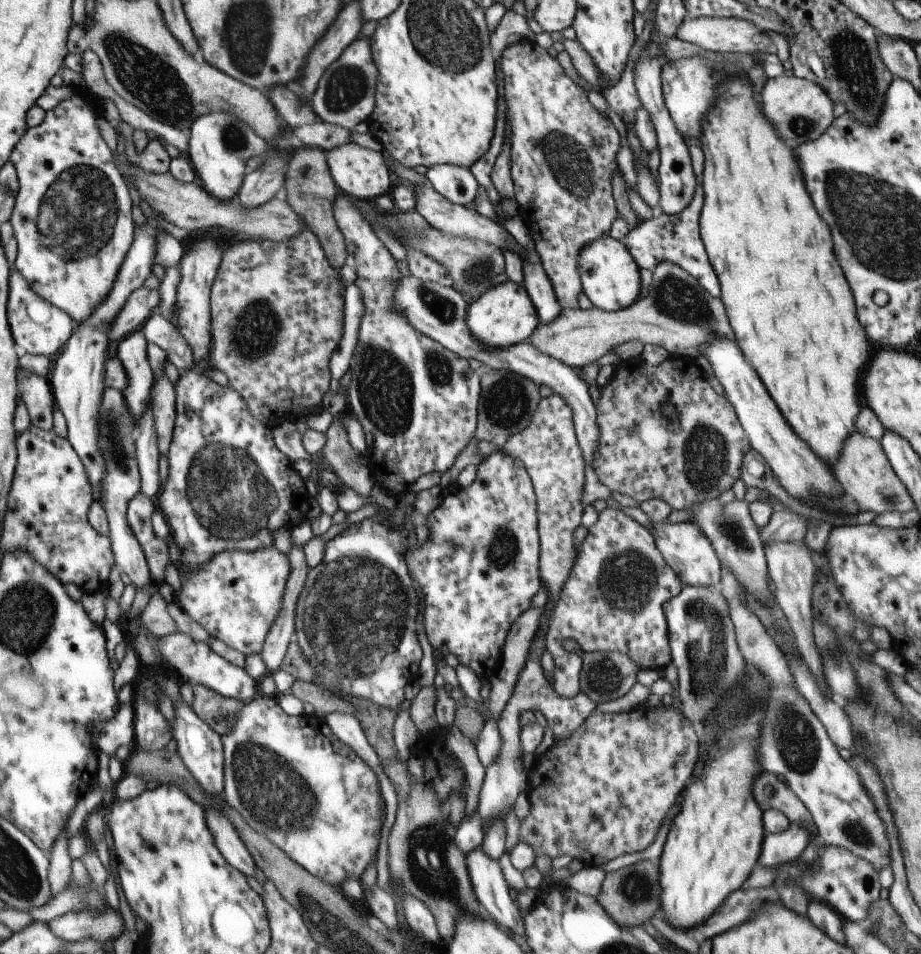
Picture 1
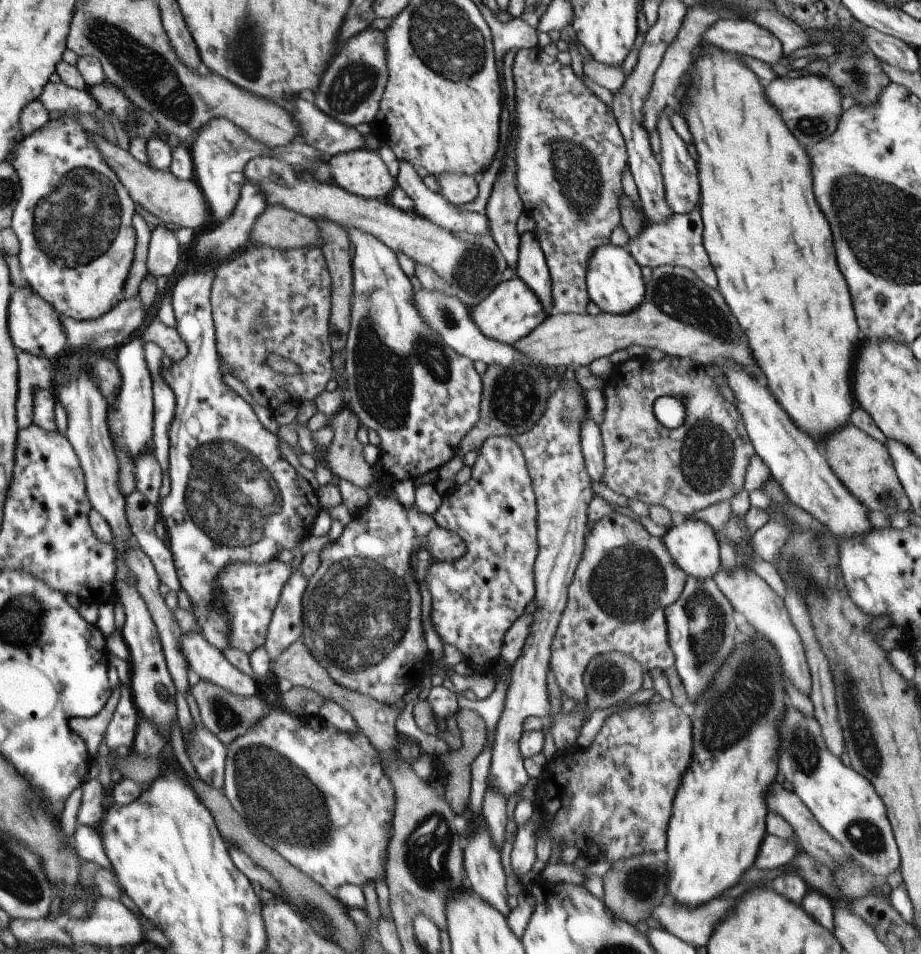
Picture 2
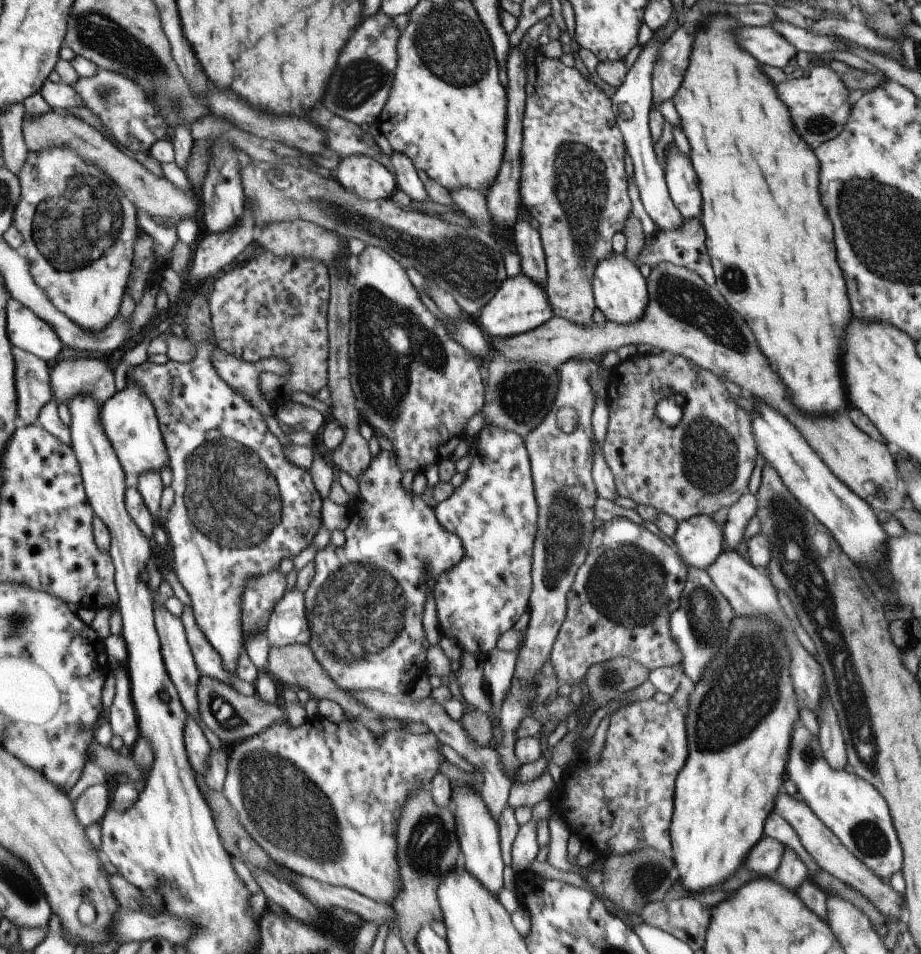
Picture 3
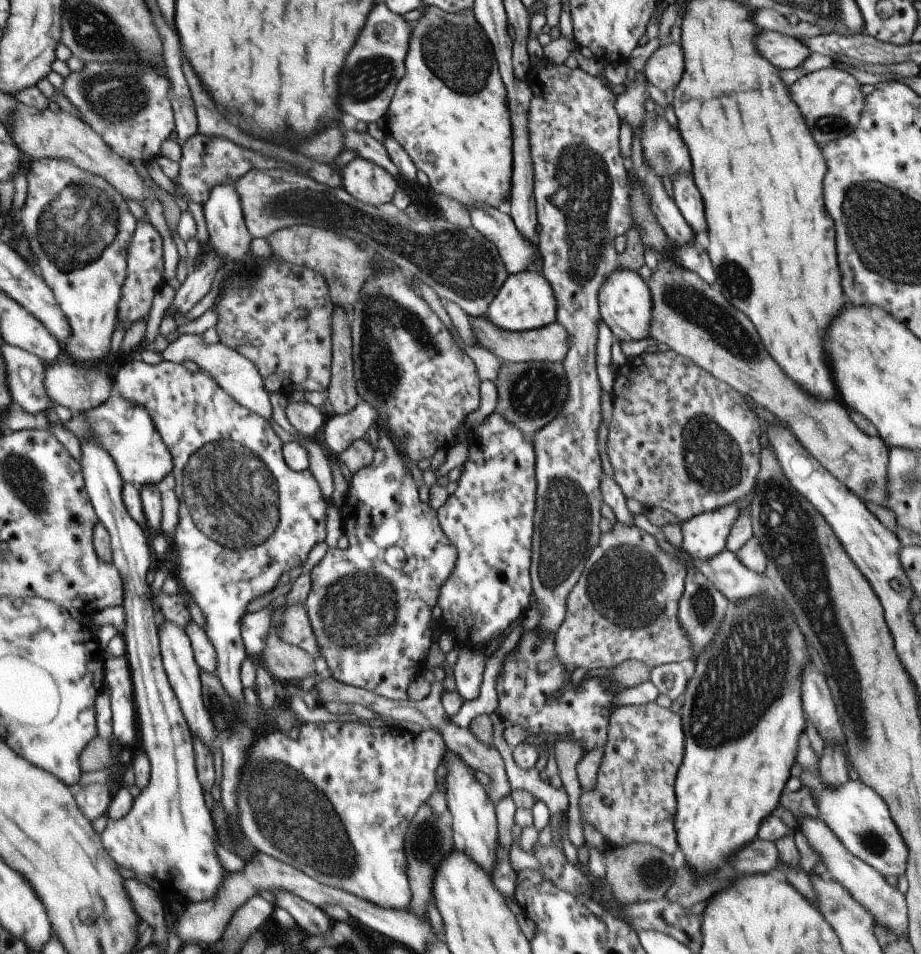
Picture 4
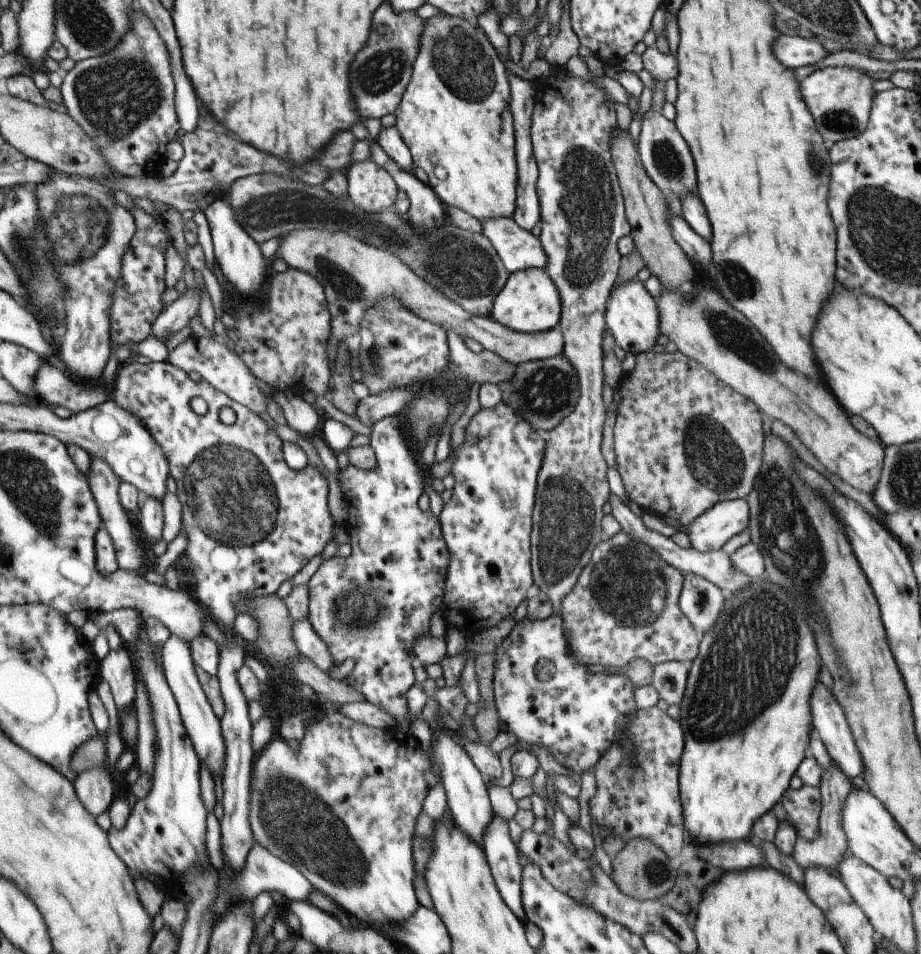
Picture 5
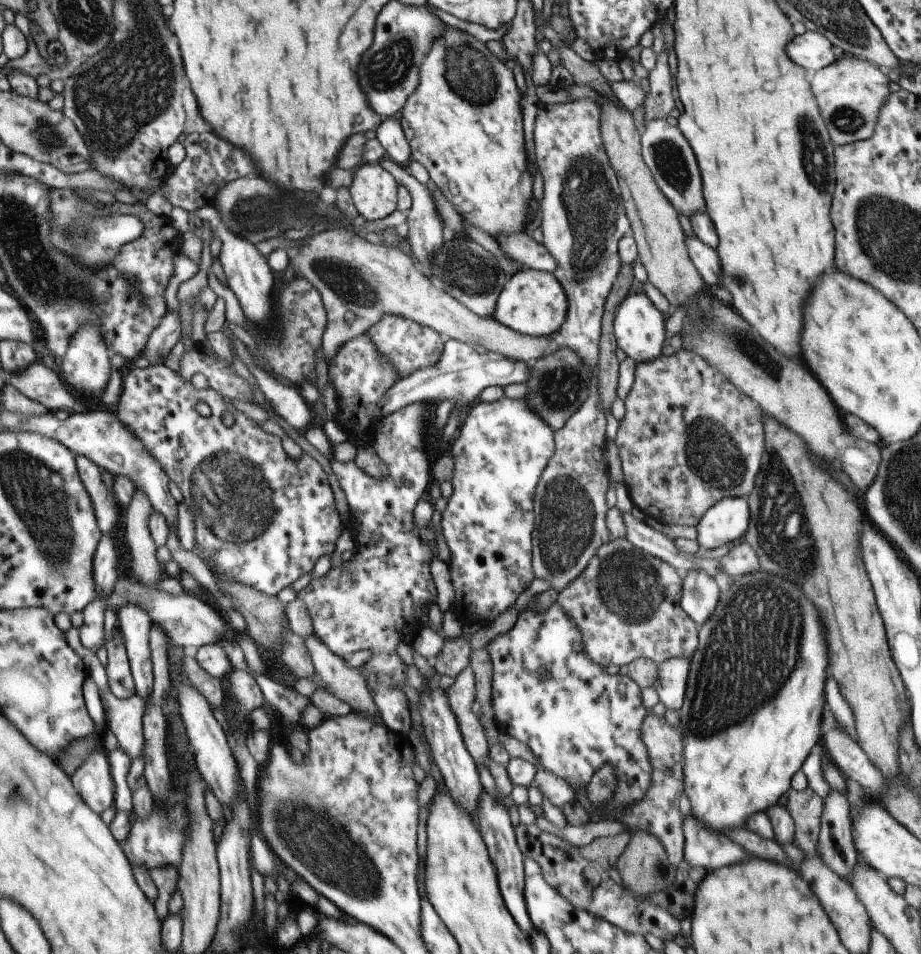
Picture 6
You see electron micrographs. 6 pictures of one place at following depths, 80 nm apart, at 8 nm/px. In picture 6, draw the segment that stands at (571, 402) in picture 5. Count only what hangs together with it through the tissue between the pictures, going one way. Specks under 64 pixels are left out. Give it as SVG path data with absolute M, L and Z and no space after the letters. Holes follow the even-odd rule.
M567 345L559 346L555 352L547 353L528 364L530 376L524 384L529 388L529 393L521 399L552 431L556 431L584 403L590 391L592 374L579 355L573 349L568 349Z

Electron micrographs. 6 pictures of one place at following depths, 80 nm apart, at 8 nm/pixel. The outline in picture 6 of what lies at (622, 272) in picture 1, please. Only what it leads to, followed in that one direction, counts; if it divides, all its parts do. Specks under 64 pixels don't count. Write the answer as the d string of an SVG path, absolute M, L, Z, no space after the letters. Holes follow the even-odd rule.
M630 292L614 312L613 336L616 346L621 348L627 357L637 363L648 363L661 355L665 342L665 316L647 299L643 292Z

